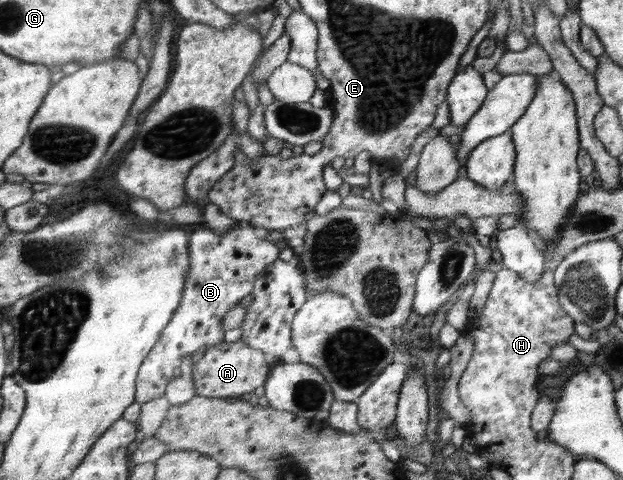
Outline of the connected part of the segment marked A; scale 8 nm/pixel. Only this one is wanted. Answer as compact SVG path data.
M223 342L205 350L205 354L192 366L195 394L207 398L227 398L254 392L269 377L269 368L261 350L246 346L243 342Z

